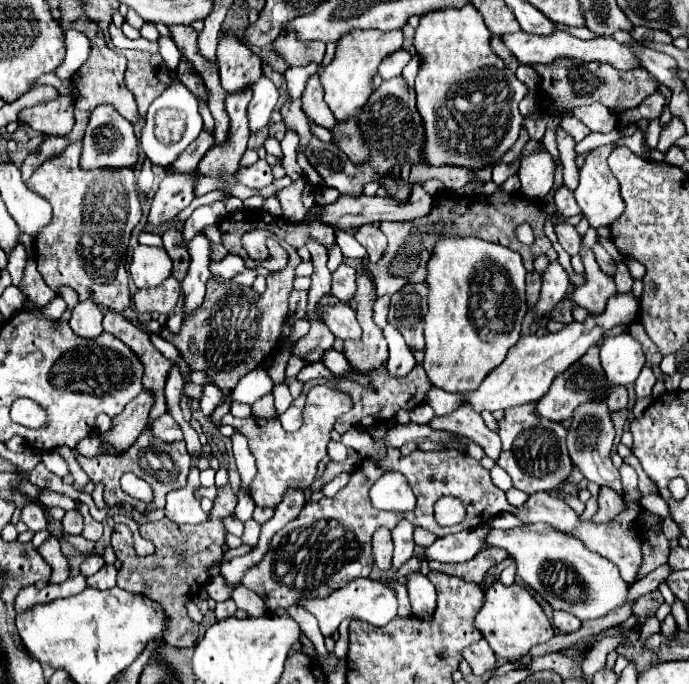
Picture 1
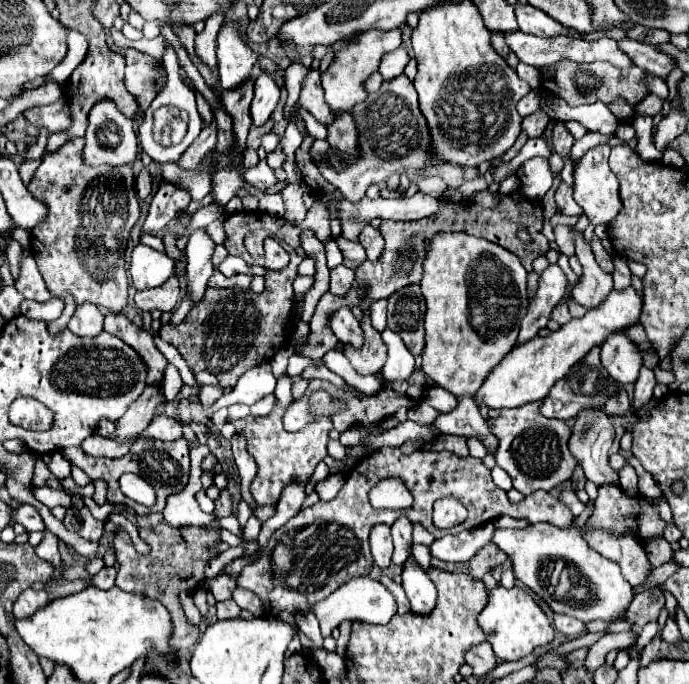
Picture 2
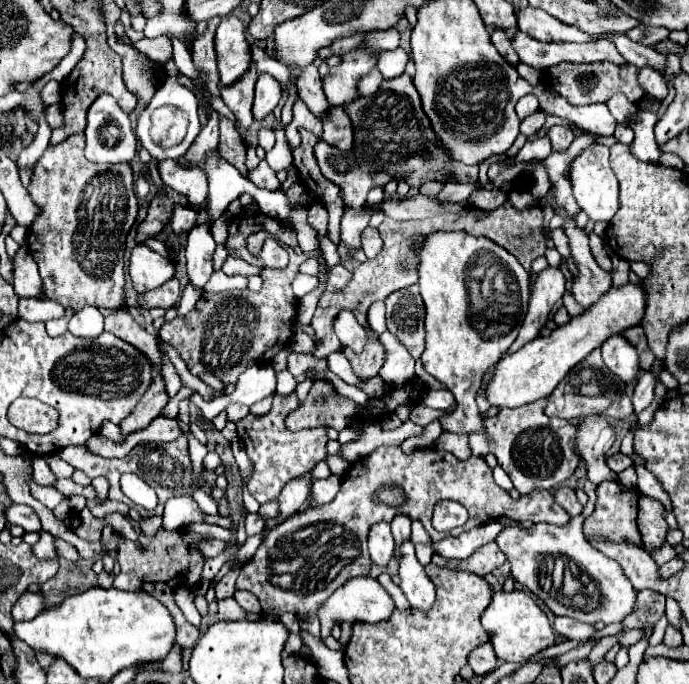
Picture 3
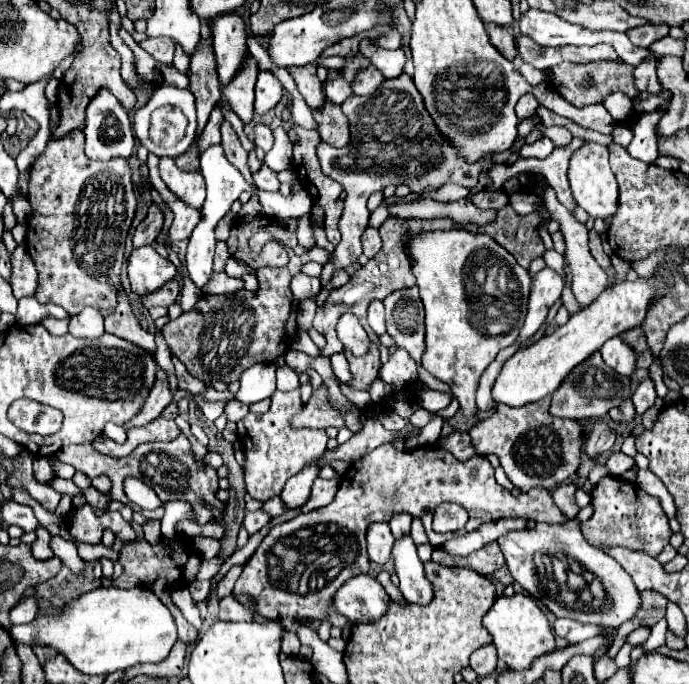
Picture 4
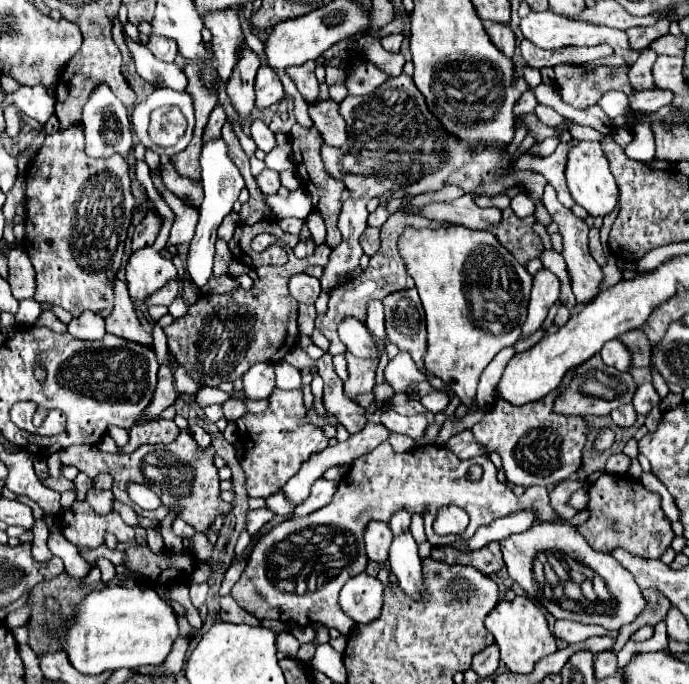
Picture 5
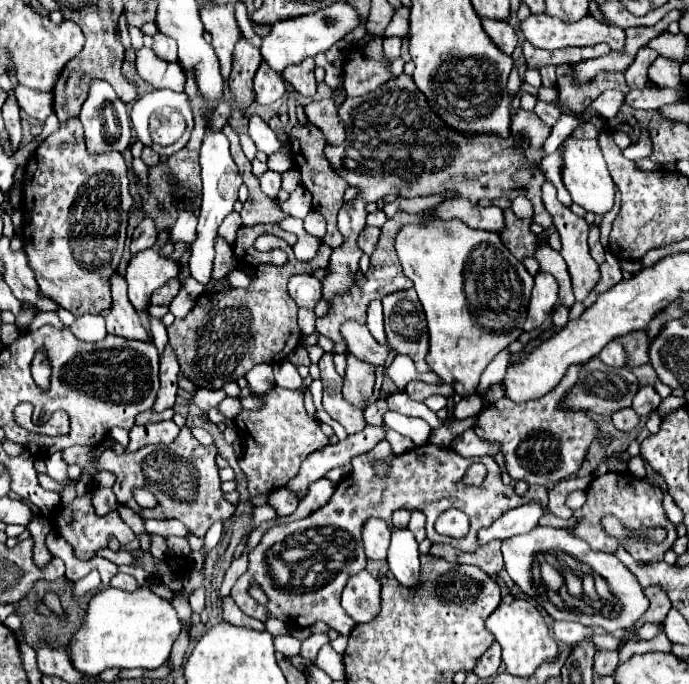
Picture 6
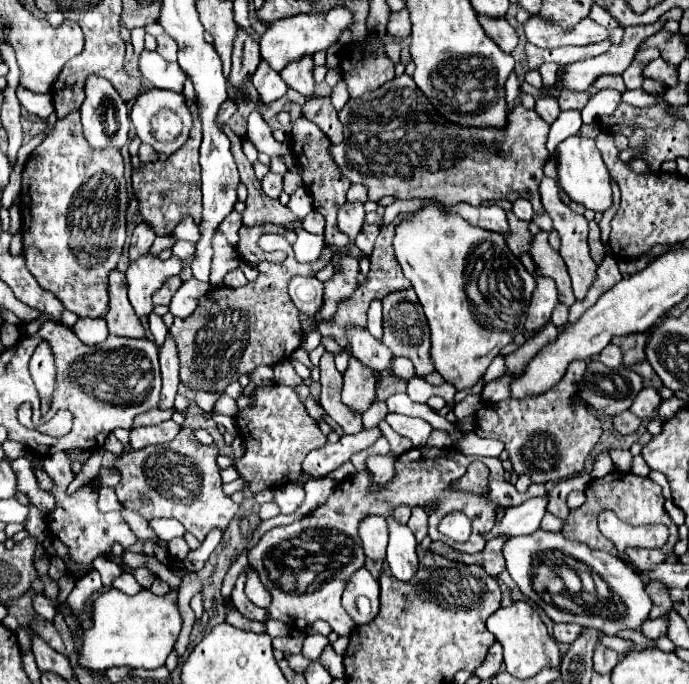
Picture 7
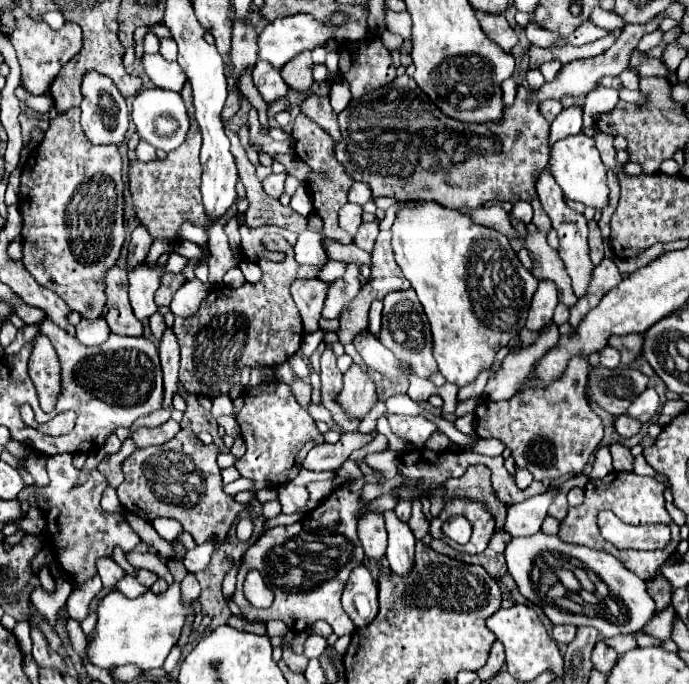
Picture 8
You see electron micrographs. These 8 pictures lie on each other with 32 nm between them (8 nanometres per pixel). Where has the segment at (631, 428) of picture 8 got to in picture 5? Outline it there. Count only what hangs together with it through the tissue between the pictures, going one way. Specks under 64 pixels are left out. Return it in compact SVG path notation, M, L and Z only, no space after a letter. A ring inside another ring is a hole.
M628 404L628 406L624 406L624 408L618 408L616 412L612 412L610 414L612 416L612 422L618 426L618 428L630 428L630 426L634 426L636 424L636 412L634 412L634 408L632 408L632 404Z

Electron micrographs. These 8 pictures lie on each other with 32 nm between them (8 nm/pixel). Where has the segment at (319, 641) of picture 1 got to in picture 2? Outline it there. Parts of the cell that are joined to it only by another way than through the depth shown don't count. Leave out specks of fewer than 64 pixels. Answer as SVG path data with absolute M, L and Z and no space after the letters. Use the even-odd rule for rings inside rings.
M294 612L294 616L300 632L304 632L316 646L322 646L322 634L320 634L316 616L312 612Z

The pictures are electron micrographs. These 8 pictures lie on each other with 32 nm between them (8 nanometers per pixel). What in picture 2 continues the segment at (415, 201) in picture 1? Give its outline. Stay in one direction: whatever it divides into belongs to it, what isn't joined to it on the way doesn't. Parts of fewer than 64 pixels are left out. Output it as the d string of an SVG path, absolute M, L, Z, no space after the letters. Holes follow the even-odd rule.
M416 192L414 196L402 196L402 198L378 198L378 200L368 200L364 198L360 204L352 204L348 200L340 200L338 204L340 218L348 216L360 216L366 220L372 220L376 216L390 218L390 220L420 220L428 218L440 212L440 202L438 198L426 196L422 192Z

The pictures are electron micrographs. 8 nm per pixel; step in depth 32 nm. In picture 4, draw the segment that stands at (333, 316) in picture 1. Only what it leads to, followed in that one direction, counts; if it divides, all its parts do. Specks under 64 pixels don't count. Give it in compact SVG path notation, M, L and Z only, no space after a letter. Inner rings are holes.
M344 314L340 318L340 322L336 326L336 332L338 332L338 338L344 344L344 348L348 348L356 356L366 354L368 346L372 344L368 332L360 324L360 320L356 316L352 316L352 314Z

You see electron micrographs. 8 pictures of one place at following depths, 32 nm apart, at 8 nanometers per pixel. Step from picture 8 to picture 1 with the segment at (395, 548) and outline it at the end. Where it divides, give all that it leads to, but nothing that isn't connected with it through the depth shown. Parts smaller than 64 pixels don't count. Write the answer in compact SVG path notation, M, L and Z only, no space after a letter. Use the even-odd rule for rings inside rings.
M410 572L404 576L412 604L412 614L418 618L430 618L436 608L436 588L422 572Z

